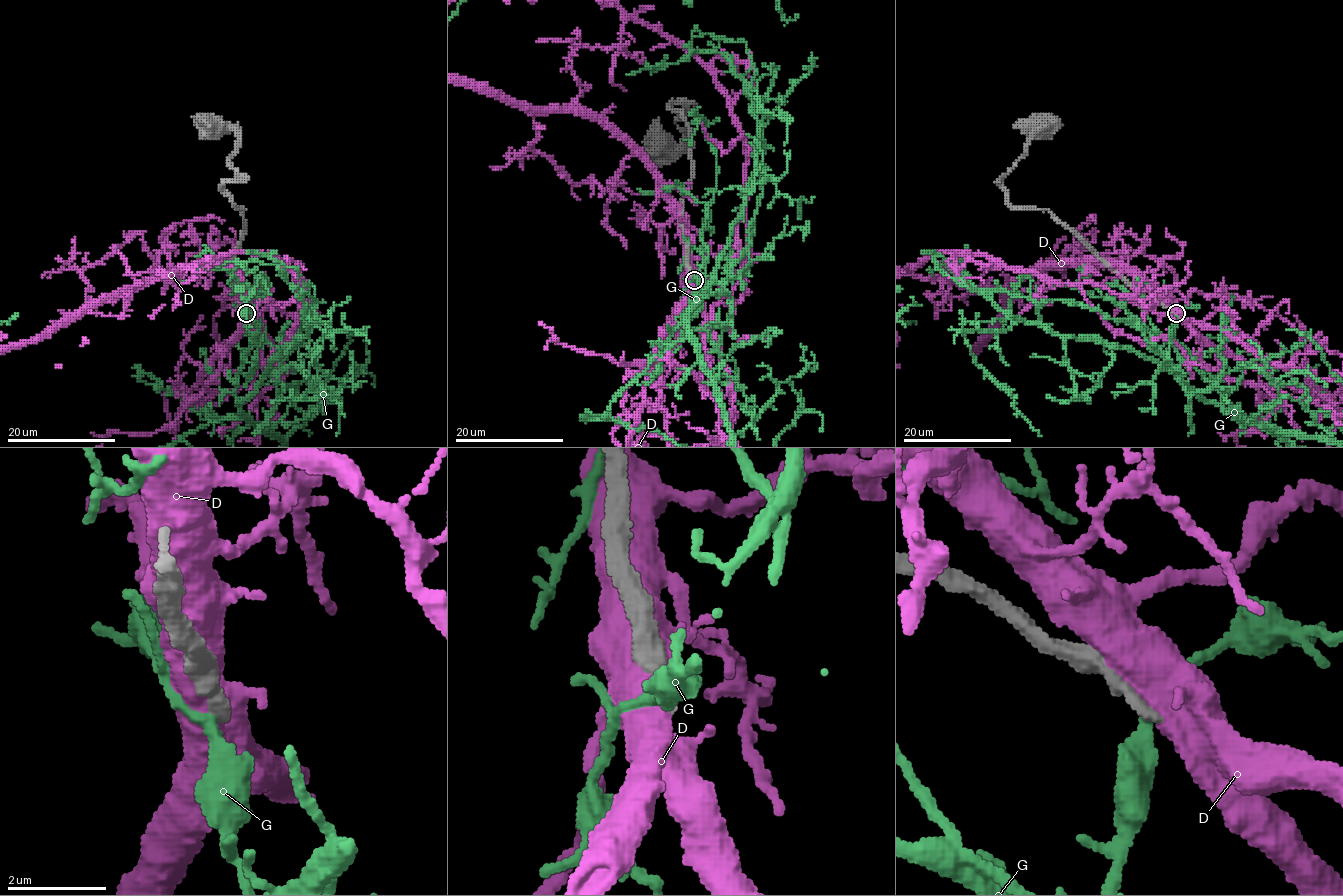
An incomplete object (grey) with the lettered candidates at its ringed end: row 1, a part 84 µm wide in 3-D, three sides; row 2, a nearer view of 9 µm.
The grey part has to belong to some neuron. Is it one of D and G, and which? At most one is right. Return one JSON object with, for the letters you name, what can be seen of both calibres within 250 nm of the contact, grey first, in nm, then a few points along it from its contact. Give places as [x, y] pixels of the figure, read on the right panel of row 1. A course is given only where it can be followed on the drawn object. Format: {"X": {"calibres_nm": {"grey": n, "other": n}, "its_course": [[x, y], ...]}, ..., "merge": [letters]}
{"merge": []}

